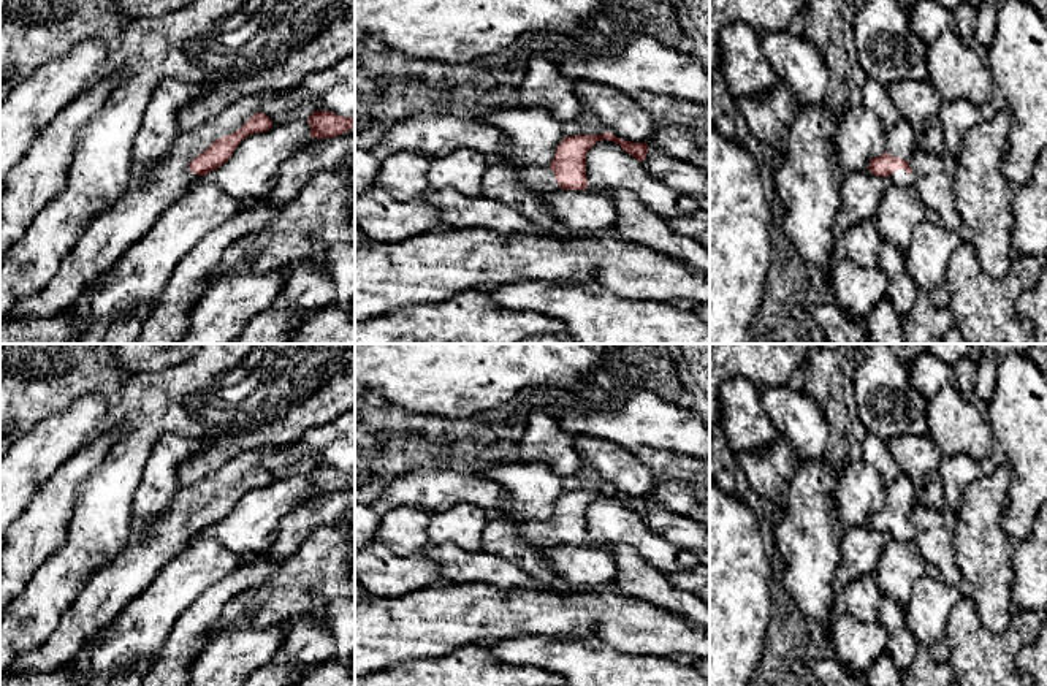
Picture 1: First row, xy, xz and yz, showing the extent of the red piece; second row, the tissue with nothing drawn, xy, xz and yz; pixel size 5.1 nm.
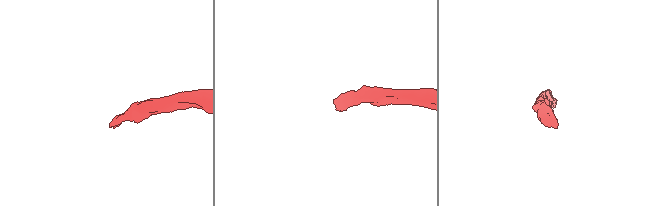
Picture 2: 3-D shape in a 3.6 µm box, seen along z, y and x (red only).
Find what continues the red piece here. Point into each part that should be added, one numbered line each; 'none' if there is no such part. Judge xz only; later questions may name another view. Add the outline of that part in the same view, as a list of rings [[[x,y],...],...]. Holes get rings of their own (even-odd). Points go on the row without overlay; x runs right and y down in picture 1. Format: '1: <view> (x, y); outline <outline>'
1: xz (542, 534); outline [[[527,520],[518,523],[516,535],[518,539],[540,548],[561,545],[550,521]]]

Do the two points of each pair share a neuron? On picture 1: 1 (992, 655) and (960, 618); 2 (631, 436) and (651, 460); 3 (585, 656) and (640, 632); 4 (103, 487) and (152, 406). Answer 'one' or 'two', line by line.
1: one
2: two
3: two
4: one

